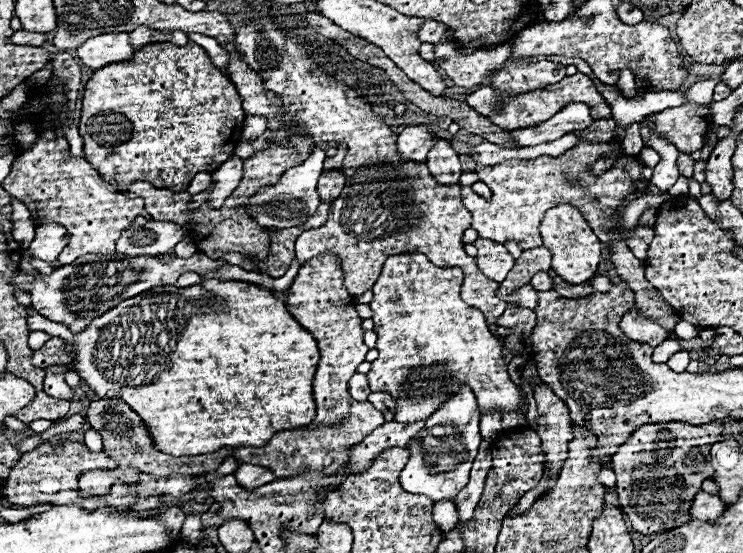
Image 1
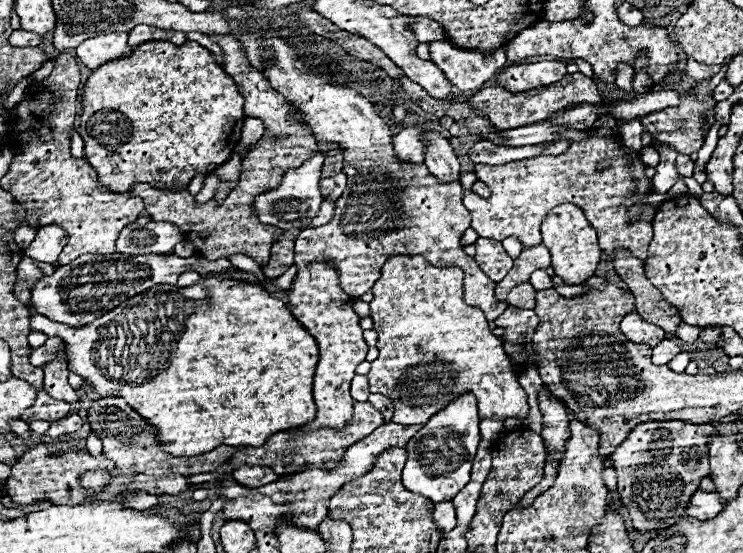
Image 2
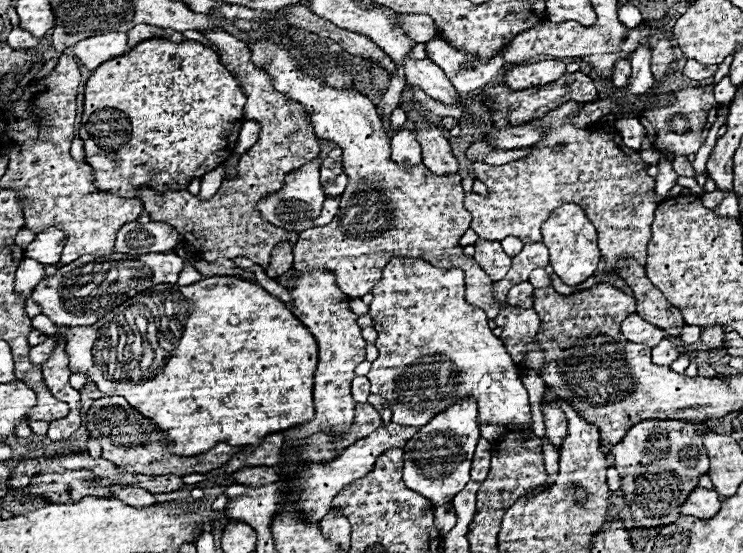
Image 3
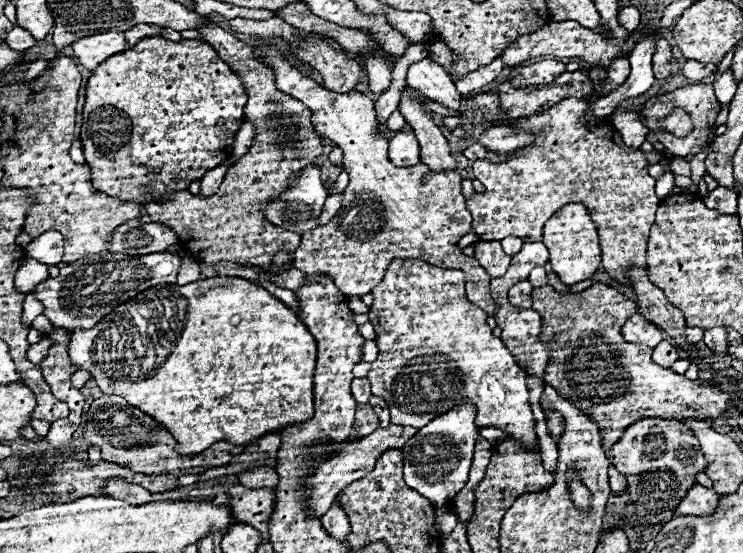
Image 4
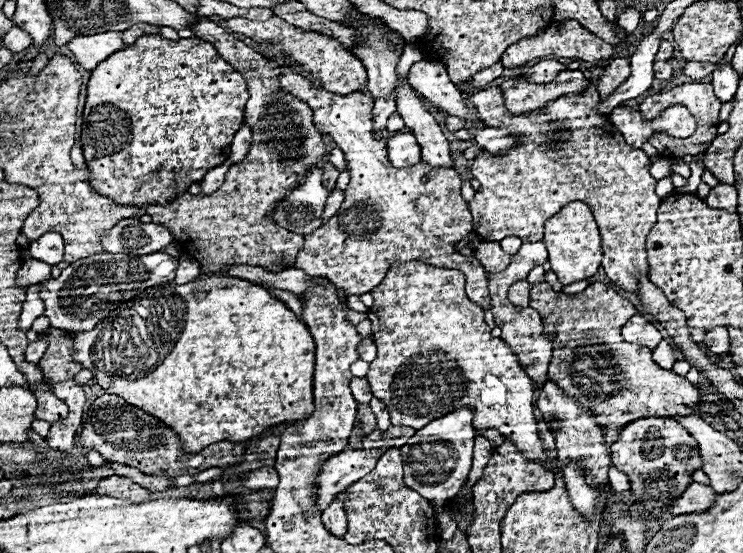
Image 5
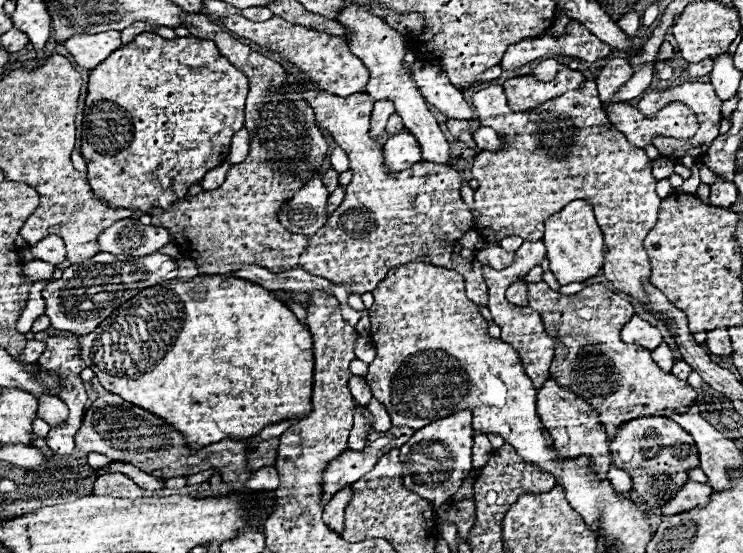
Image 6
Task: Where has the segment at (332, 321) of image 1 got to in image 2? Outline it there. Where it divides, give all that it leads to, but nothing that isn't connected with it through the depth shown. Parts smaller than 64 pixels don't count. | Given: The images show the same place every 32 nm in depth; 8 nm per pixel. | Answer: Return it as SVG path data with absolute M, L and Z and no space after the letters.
M312 262L298 272L288 290L288 310L294 318L316 338L320 348L320 360L314 376L314 402L316 418L298 428L300 432L314 432L316 428L342 428L352 418L350 380L356 374L356 366L366 360L368 346L362 338L360 318L352 308L352 298L340 288L340 274L332 264Z

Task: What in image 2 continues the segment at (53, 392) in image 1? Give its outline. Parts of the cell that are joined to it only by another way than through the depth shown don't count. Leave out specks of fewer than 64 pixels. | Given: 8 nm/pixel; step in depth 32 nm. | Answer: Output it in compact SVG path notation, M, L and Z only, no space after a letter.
M56 358L52 364L46 364L44 366L44 390L52 398L60 398L60 400L74 404L74 402L78 402L78 396L66 380L68 372L70 372L68 364L62 358Z

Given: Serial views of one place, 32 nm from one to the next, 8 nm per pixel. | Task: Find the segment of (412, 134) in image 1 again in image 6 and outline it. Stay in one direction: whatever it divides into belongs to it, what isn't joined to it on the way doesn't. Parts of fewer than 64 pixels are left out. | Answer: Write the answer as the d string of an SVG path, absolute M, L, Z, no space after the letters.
M400 132L396 136L390 136L384 144L384 160L388 170L398 172L406 170L422 160L420 146L416 138L410 132Z

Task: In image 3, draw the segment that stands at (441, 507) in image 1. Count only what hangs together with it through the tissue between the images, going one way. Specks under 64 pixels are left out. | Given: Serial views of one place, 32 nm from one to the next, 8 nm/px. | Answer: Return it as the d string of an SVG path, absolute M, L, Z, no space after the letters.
M442 504L442 506L436 506L434 510L434 524L441 534L446 534L454 526L456 526L456 514L454 514L454 508L452 504Z

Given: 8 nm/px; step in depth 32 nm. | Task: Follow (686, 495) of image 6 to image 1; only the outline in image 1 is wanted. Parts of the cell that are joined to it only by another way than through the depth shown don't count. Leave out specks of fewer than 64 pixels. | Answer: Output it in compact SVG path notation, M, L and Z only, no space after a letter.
M698 492L690 512L692 512L692 516L696 520L712 524L726 512L726 504L718 496L712 496L712 494L706 494L706 492Z

